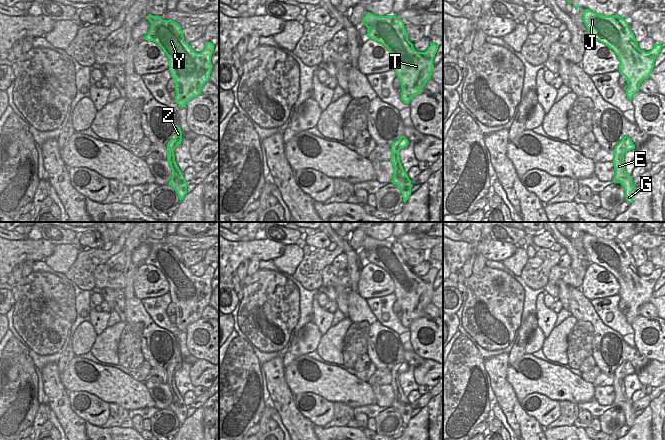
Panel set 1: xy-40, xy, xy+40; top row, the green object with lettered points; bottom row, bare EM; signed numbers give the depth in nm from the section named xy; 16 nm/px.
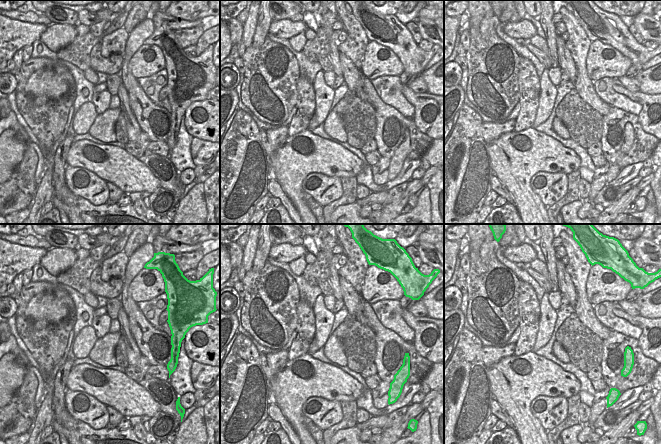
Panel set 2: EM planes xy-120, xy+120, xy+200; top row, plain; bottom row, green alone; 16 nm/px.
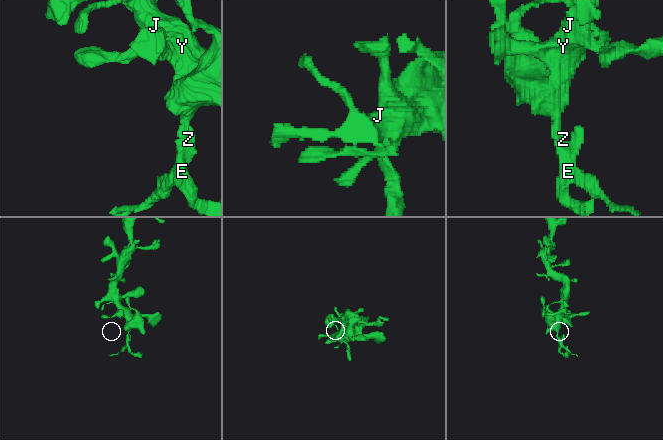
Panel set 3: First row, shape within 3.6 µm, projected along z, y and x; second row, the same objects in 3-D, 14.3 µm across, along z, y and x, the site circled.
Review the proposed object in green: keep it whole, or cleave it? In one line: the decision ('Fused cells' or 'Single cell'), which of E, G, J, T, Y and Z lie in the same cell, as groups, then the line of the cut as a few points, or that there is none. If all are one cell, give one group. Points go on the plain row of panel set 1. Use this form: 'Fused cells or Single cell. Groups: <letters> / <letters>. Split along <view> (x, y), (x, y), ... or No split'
Fused cells. Groups: E G / J T Y Z. Split along xy+40 (614, 375), (621, 374), (625, 376).

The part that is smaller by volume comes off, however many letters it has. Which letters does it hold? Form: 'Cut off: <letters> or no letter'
Cut off: E, G

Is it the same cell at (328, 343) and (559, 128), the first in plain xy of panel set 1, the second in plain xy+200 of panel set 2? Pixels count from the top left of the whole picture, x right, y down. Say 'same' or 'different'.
same

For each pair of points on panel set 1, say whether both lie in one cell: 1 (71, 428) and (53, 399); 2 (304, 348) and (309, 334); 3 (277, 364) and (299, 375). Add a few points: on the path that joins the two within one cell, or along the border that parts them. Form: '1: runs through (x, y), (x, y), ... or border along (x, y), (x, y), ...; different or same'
1: runs through (69, 421), (60, 406); same
2: runs through (306, 345), (309, 337); same
3: border along (283, 368), (284, 380), (290, 391); different

